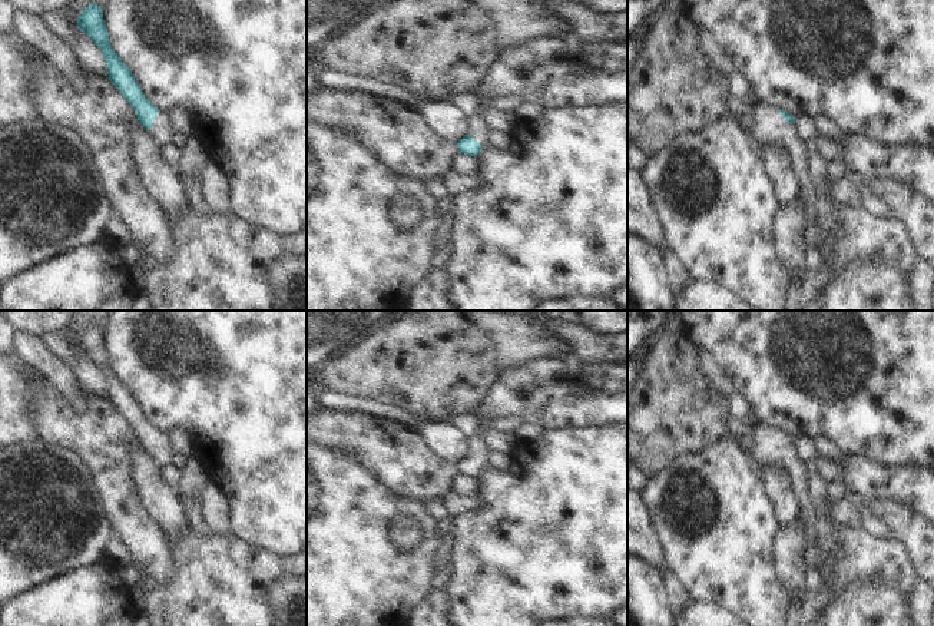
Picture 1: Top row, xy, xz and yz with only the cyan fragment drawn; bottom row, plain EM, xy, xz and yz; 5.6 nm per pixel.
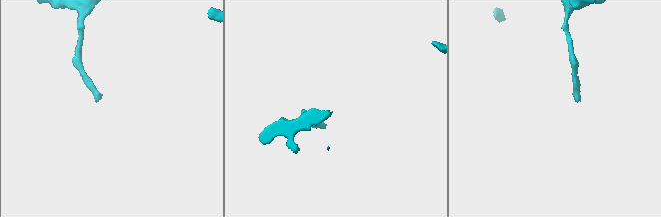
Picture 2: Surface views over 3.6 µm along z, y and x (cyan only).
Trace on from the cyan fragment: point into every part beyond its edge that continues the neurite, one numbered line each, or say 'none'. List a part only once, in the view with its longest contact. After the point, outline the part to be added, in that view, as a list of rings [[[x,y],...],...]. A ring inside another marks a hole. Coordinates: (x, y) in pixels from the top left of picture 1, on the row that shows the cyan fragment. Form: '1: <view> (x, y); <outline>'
1: xy (161, 131); [[[163,110],[158,112],[155,123],[149,132],[159,145],[165,145],[165,143],[170,142],[172,130],[169,126],[169,116],[166,112],[163,112]]]

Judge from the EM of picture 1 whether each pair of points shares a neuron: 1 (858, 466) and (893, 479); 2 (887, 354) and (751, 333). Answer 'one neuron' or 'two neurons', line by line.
1: one neuron
2: one neuron

